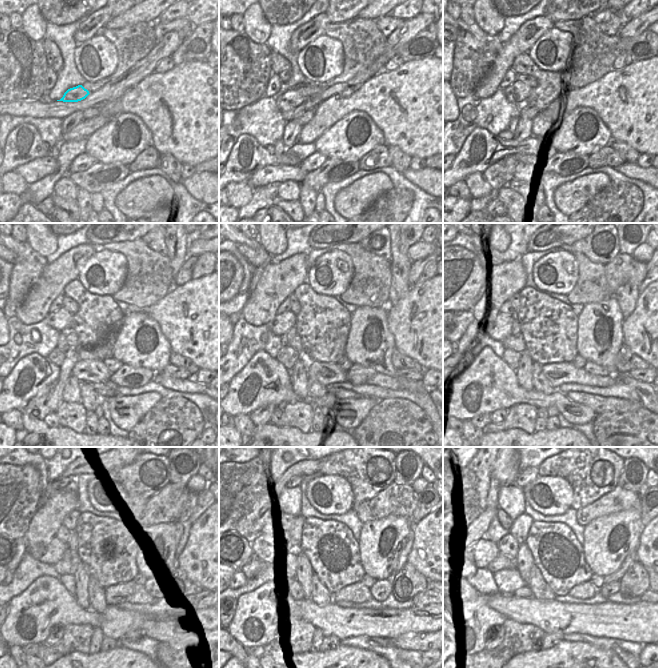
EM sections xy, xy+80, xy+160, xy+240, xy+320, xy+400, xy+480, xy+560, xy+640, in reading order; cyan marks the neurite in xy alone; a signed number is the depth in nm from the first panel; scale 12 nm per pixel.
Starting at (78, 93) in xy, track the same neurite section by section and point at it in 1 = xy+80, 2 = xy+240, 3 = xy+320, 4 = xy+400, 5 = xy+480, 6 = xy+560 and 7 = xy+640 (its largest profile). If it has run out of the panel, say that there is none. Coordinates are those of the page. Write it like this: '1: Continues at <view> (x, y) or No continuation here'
1: Continues at xy+80 (292, 98)
2: Continues at xy+240 (60, 320)
3: Continues at xy+320 (281, 323)
4: Continues at xy+400 (500, 327)
5: Continues at xy+480 (50, 553)
6: Continues at xy+560 (266, 547)
7: Continues at xy+640 (484, 551).

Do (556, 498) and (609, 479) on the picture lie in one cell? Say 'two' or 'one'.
two

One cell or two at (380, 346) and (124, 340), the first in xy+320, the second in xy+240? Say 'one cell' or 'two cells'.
one cell

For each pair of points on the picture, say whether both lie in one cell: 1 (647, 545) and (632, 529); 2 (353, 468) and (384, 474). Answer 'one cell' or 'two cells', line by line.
1: two cells
2: one cell

